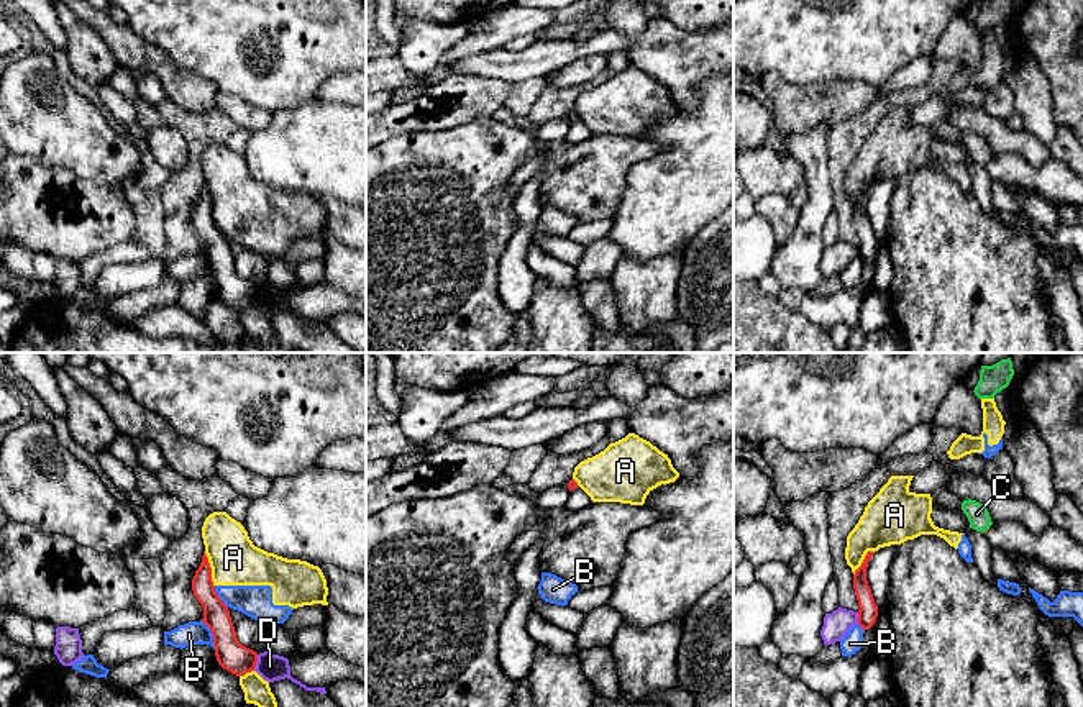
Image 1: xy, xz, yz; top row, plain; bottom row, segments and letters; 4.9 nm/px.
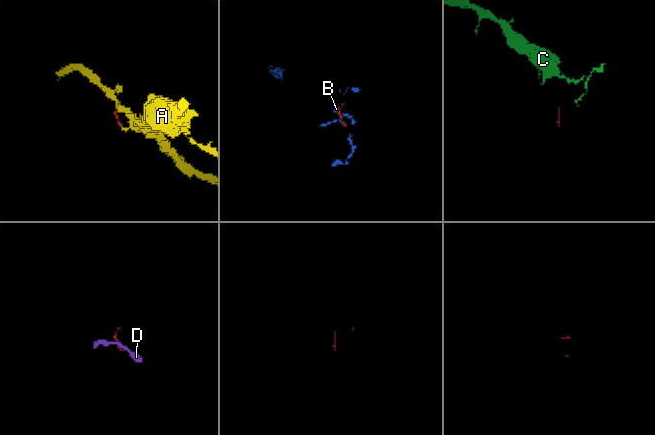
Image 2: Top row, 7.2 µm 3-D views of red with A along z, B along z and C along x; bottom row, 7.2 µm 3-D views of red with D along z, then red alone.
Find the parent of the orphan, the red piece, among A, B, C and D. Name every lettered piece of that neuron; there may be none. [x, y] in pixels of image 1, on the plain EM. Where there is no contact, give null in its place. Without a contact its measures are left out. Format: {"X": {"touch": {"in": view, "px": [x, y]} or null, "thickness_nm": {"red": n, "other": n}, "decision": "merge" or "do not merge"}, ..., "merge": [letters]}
{"A": {"touch": {"in": "xy", "px": [210, 202]}, "thickness_nm": {"red": 130, "other": 240}, "decision": "do not merge"}, "B": {"touch": {"in": "xy", "px": [212, 266]}, "thickness_nm": {"red": 150, "other": 110}, "decision": "do not merge"}, "C": {"touch": null, "decision": "do not merge"}, "D": {"touch": {"in": "xy", "px": [256, 294]}, "thickness_nm": {"red": 150, "other": 130}, "decision": "do not merge"}, "merge": []}

